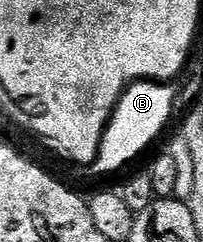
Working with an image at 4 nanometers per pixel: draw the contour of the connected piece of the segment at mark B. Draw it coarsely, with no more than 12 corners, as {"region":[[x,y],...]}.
{"region":[[171,76],[118,88],[85,166],[106,175],[132,162],[174,111]]}

